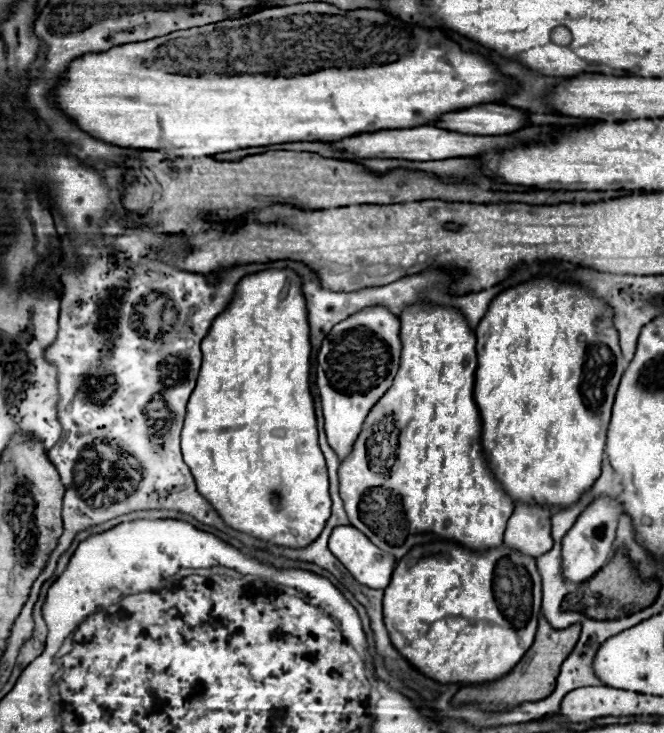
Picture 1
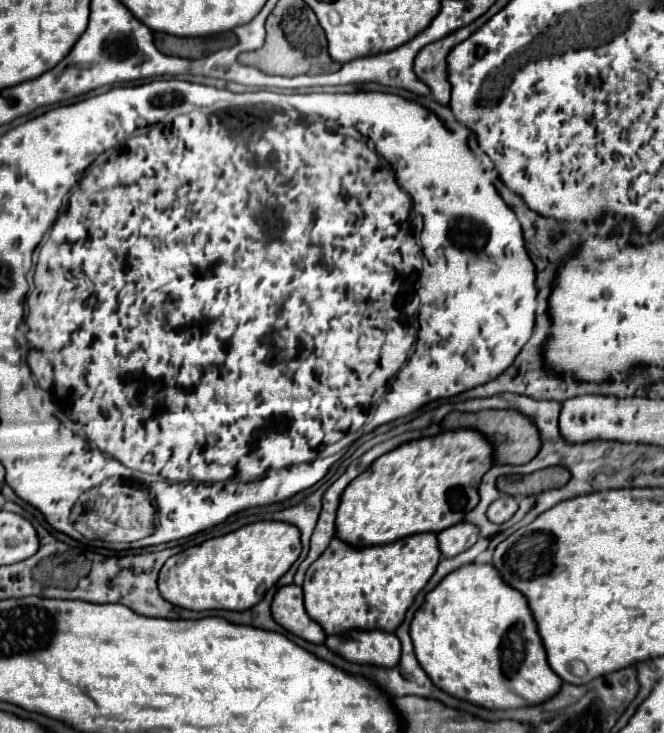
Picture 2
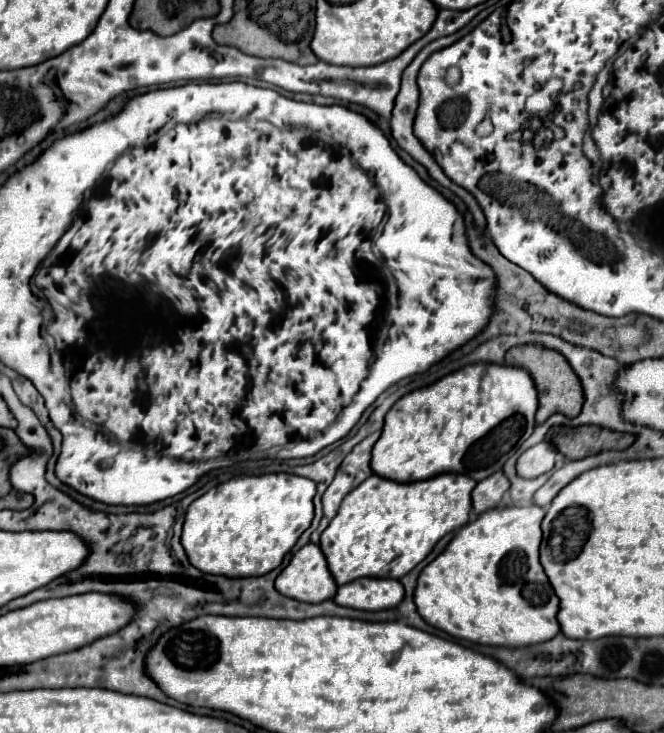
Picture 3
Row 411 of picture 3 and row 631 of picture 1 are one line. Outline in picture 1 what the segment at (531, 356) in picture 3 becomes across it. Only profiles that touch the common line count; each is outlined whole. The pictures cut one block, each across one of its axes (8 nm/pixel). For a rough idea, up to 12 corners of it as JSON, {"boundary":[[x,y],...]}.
{"boundary":[[540,616],[534,644],[506,676],[462,686],[454,704],[486,710],[546,698],[576,646],[578,622]]}

